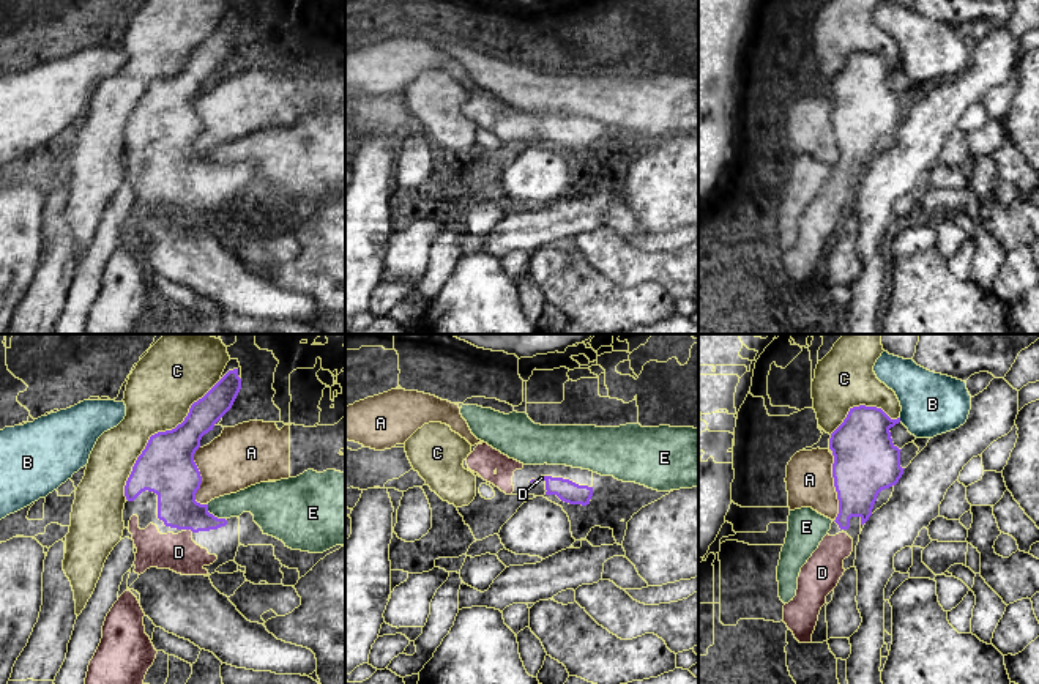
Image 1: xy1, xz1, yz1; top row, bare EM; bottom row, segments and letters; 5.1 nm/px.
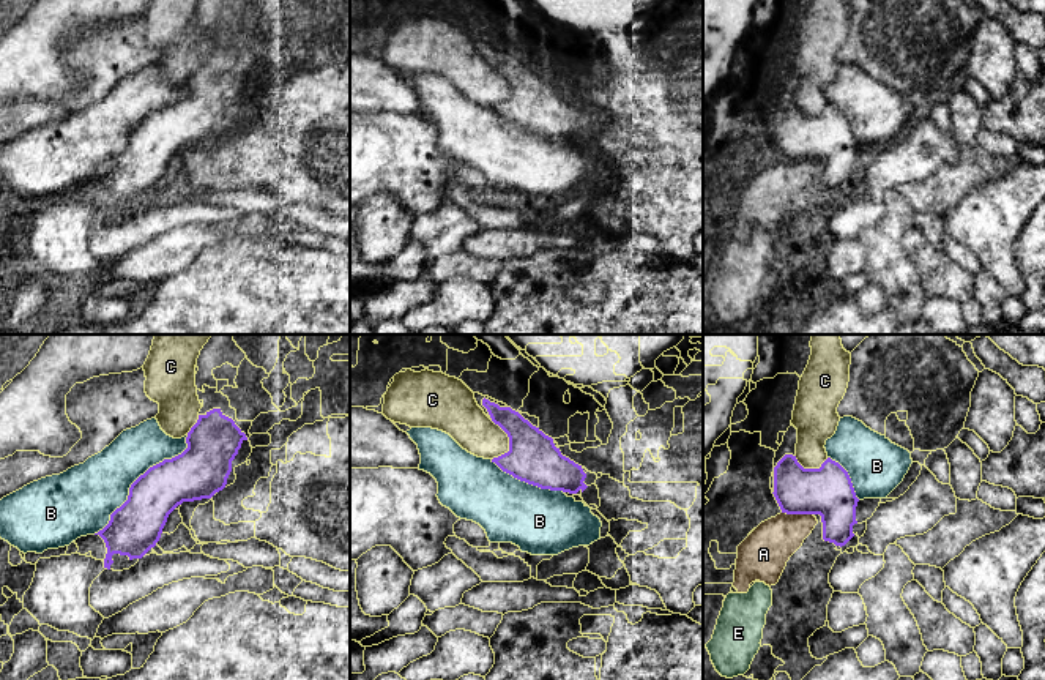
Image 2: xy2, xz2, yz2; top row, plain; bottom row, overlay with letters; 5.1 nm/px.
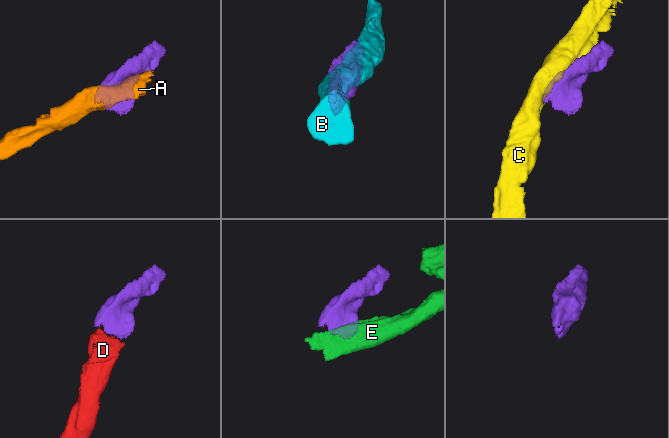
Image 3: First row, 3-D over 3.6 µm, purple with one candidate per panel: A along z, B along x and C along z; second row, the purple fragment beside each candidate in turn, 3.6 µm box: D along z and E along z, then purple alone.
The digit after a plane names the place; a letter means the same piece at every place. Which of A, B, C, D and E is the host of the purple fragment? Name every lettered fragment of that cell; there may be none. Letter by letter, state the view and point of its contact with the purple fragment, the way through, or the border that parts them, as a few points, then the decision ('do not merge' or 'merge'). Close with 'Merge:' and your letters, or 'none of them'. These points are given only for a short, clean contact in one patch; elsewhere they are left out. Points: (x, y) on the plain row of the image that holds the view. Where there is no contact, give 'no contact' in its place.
A: xy1 (201, 125) | do not merge
B: xy2 (137, 125) | do not merge
C: xy1 (158, 79) | do not merge
D: xy1 (189, 175) | merge
E: xy1 (212, 161) | along xy1 (207, 150), (210, 159), (224, 166) | do not merge
Merge: D

